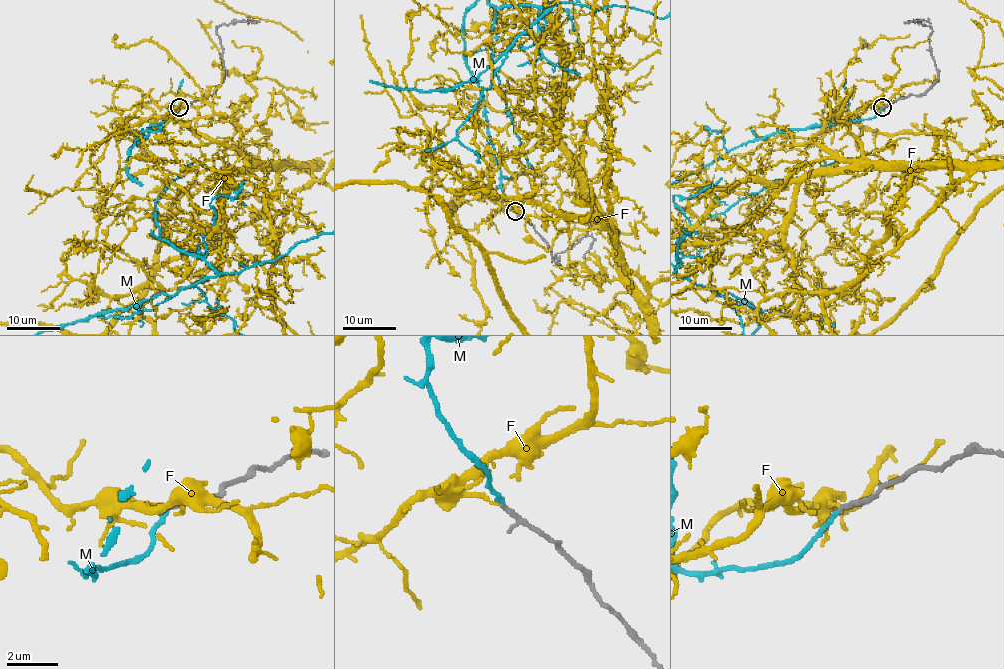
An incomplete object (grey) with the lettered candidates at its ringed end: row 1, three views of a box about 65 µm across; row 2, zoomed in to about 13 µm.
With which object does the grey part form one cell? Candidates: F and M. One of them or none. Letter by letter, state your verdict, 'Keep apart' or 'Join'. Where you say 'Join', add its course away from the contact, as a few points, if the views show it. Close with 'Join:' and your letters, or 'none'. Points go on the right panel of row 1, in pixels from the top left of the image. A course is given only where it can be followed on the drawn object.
F: Keep apart
M: Join
Join: M

